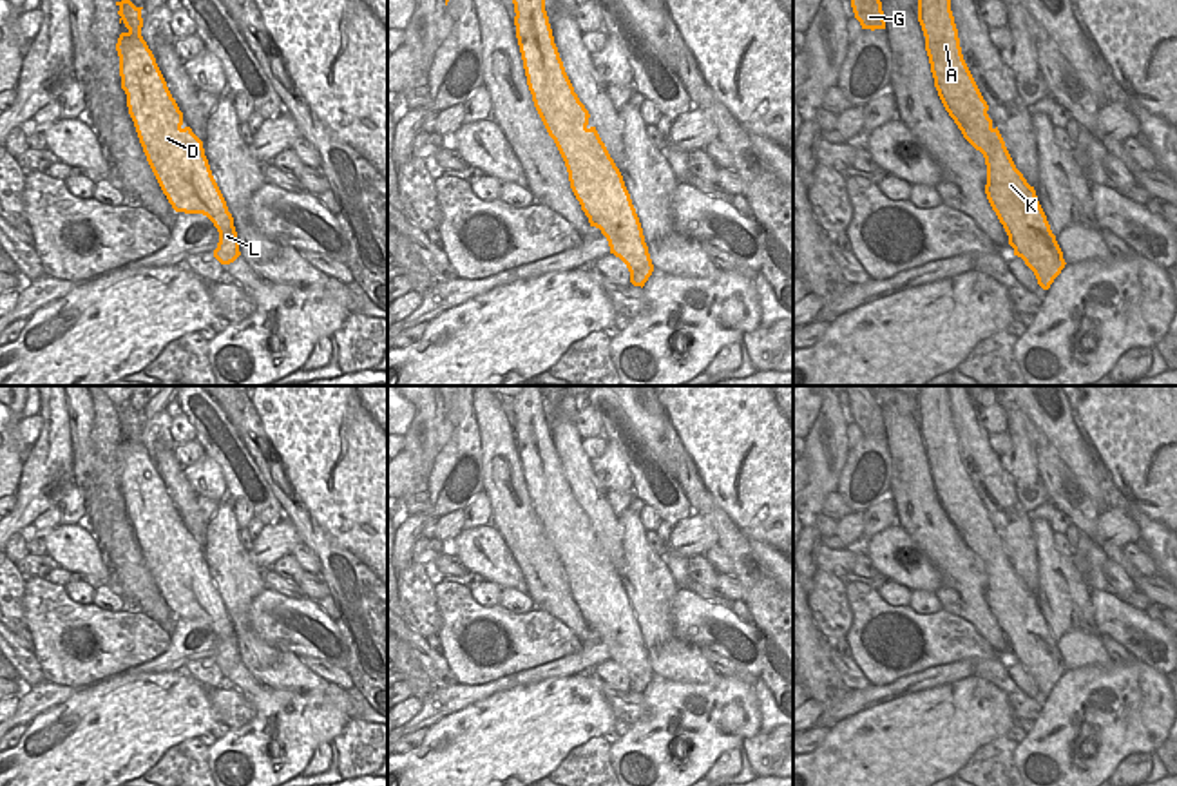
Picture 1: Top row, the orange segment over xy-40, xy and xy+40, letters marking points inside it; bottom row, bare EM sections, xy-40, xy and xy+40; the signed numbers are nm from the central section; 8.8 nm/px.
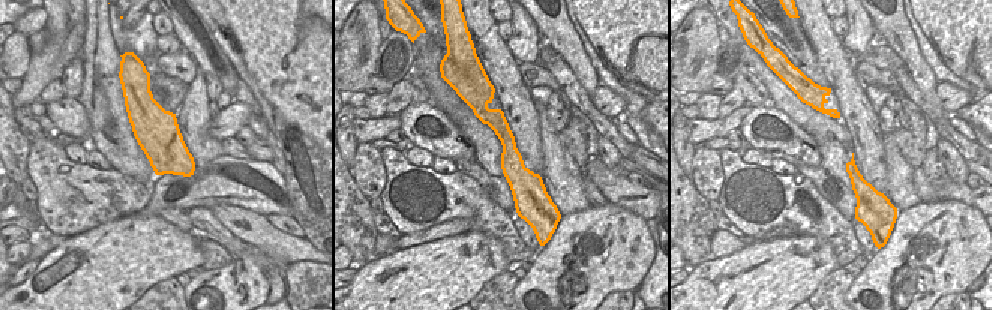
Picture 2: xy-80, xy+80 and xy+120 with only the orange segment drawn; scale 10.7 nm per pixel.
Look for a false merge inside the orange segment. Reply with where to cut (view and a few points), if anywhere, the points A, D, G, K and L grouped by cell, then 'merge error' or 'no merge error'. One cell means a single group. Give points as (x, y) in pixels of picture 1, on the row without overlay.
cut in xy+40 along (946, 511), (949, 520); A D K L / G; merge error

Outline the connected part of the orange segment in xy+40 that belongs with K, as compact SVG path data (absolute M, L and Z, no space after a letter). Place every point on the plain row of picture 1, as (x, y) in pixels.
M947 386L920 388L918 427L938 502L963 543L985 563L985 599L1009 650L1034 677L1038 690L1048 695L1067 668L1034 592L1016 574L998 532L992 532L989 511L963 465Z

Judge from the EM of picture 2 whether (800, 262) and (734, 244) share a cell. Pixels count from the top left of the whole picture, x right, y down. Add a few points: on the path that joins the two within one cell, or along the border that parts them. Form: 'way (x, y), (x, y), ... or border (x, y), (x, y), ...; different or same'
border (745, 244), (728, 255), (713, 259); different

